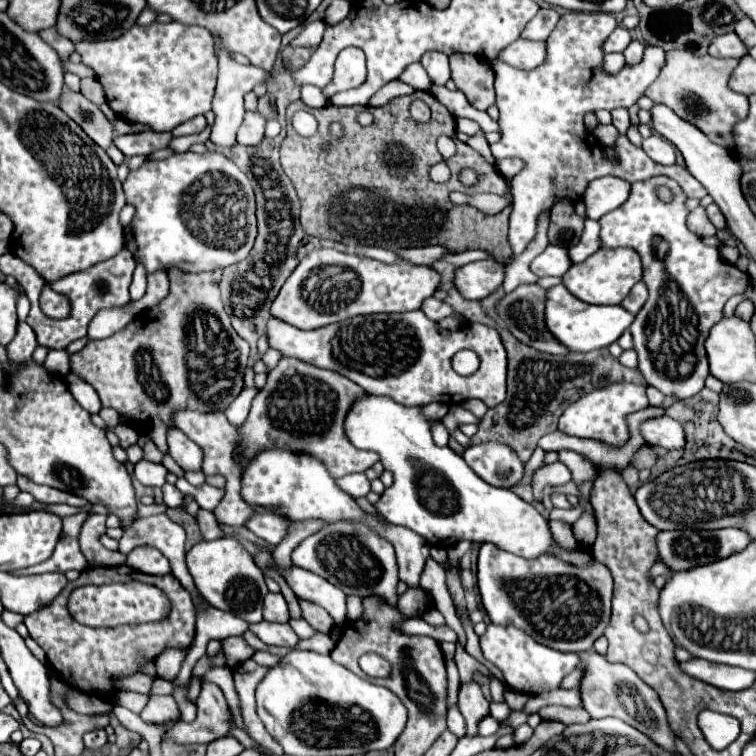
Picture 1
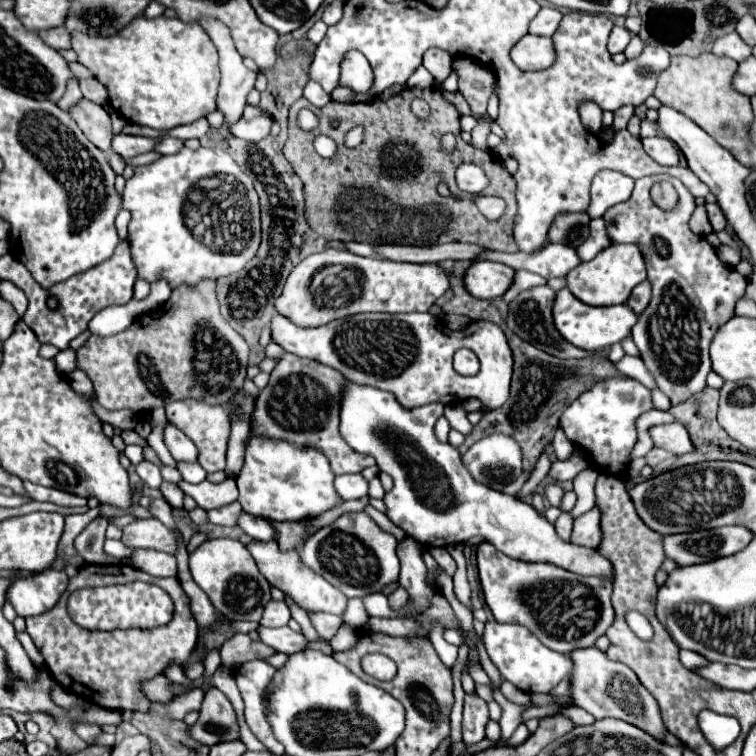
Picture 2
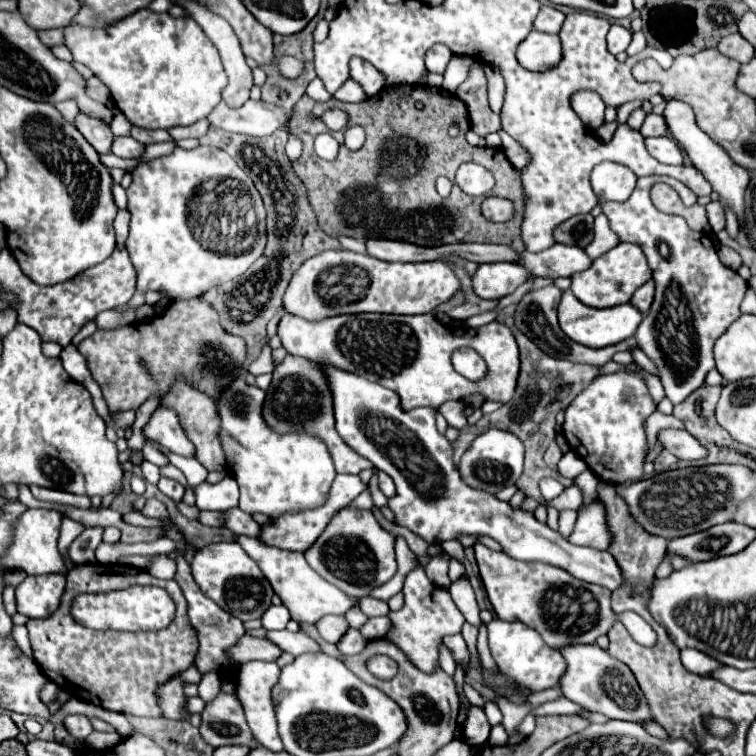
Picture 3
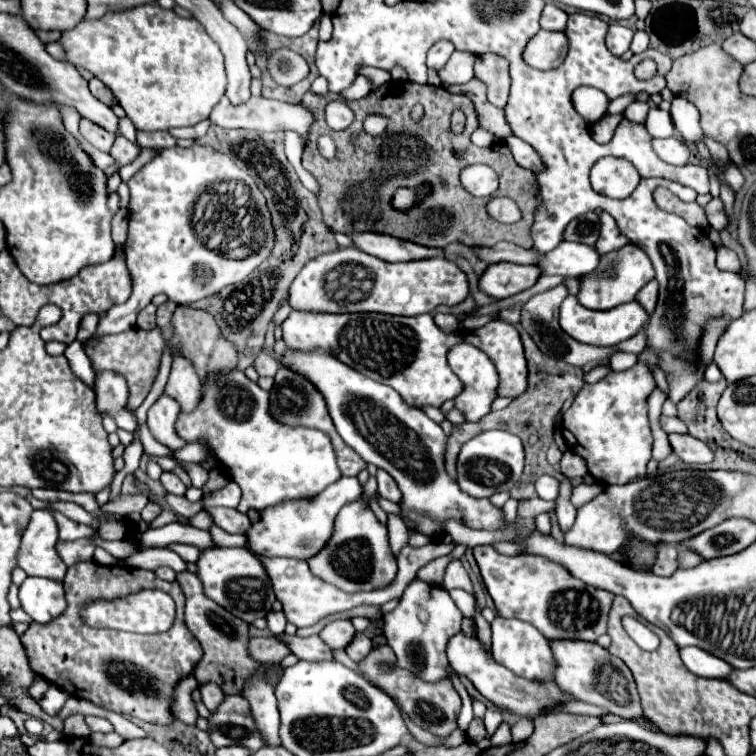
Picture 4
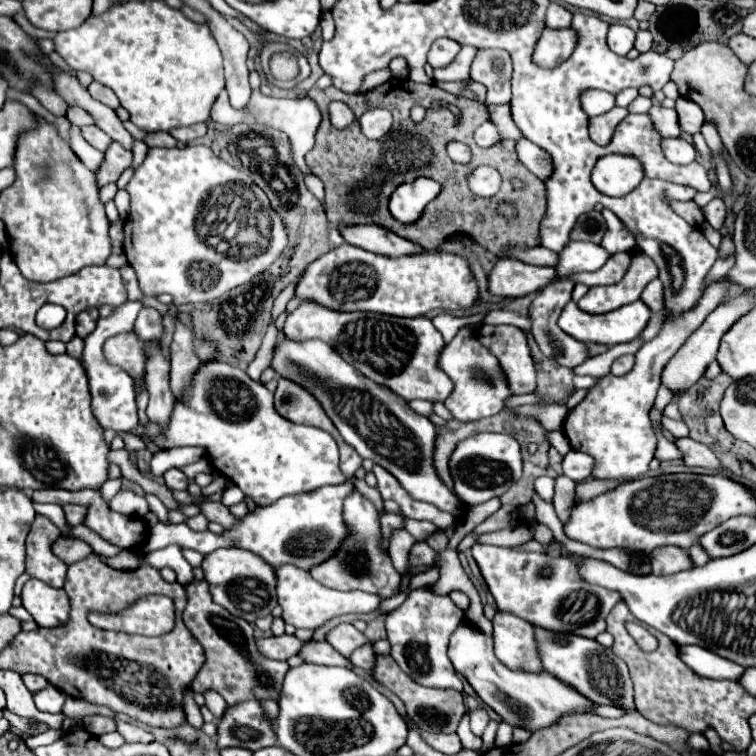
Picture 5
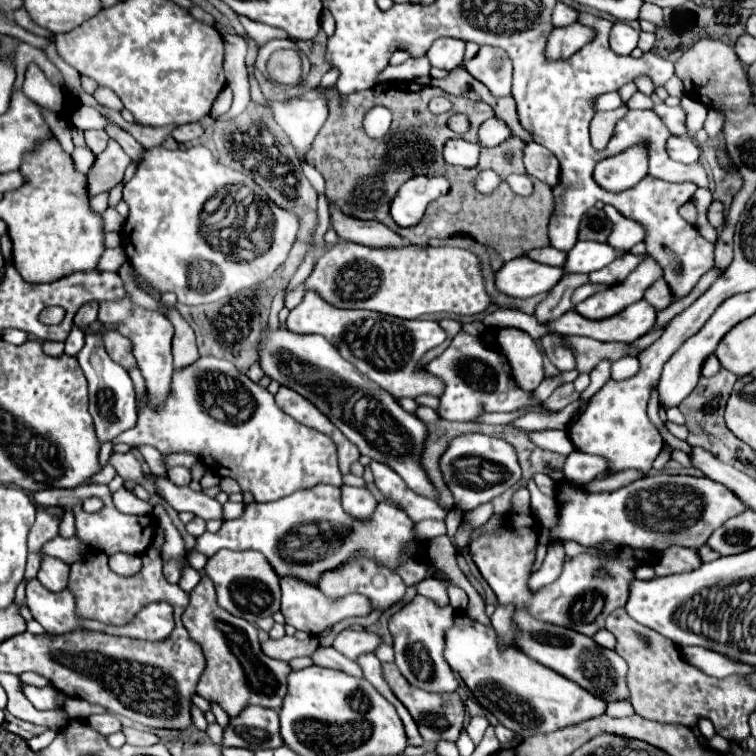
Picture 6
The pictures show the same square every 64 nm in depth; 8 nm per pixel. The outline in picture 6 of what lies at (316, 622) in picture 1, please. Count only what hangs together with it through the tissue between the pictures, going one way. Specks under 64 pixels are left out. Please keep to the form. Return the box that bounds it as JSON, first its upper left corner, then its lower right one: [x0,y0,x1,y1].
[332,628,382,660]

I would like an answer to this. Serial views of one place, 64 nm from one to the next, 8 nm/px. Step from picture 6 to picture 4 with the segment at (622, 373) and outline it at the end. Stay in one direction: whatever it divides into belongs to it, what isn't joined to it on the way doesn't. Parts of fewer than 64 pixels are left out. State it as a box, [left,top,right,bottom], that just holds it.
[610,352,638,372]

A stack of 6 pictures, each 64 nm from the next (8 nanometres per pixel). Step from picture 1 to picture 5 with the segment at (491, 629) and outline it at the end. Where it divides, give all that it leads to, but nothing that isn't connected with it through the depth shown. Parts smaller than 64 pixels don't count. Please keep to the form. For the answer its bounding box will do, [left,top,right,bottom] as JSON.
[494,612,542,672]

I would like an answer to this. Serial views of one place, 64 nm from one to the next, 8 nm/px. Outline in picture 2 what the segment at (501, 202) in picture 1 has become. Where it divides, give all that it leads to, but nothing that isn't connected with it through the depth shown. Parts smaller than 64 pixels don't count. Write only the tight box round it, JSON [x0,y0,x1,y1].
[474,196,506,220]

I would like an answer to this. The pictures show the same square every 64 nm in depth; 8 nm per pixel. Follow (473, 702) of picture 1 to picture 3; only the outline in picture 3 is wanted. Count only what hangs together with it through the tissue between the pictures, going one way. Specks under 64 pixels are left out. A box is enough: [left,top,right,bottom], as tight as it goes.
[462,706,490,746]

